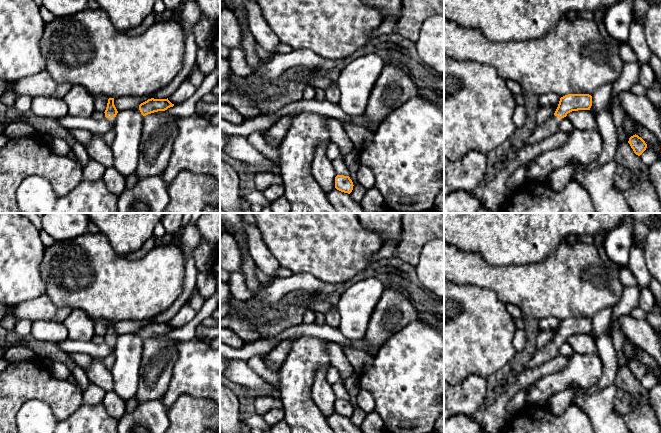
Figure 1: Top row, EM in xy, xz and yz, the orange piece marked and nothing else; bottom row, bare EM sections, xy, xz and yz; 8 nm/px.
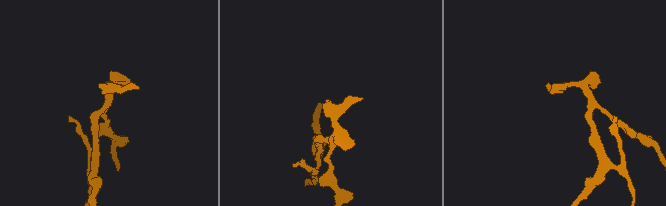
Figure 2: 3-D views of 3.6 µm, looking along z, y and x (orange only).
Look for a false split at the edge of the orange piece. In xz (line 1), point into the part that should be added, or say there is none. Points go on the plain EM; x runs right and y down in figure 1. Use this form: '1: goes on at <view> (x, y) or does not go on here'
1: does not go on here

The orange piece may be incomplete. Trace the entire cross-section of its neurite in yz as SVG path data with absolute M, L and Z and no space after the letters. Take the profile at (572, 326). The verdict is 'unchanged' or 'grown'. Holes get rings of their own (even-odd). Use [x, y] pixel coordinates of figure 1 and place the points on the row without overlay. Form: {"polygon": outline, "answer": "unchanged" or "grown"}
{"polygon": "M568 318L560 322L555 337L541 350L536 350L532 359L526 363L524 369L532 369L553 359L558 354L562 342L568 337L578 334L590 334L592 320L589 318Z", "answer": "grown"}

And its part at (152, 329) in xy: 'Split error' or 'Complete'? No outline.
Complete

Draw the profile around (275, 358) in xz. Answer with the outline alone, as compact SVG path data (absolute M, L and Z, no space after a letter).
M299 336L289 337L286 340L276 345L268 354L264 361L266 367L273 371L279 372L283 362L285 361L290 349L292 342L299 338Z

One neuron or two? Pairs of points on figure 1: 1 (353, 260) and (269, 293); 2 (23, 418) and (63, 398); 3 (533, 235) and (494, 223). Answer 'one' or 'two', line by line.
1: two
2: two
3: one

